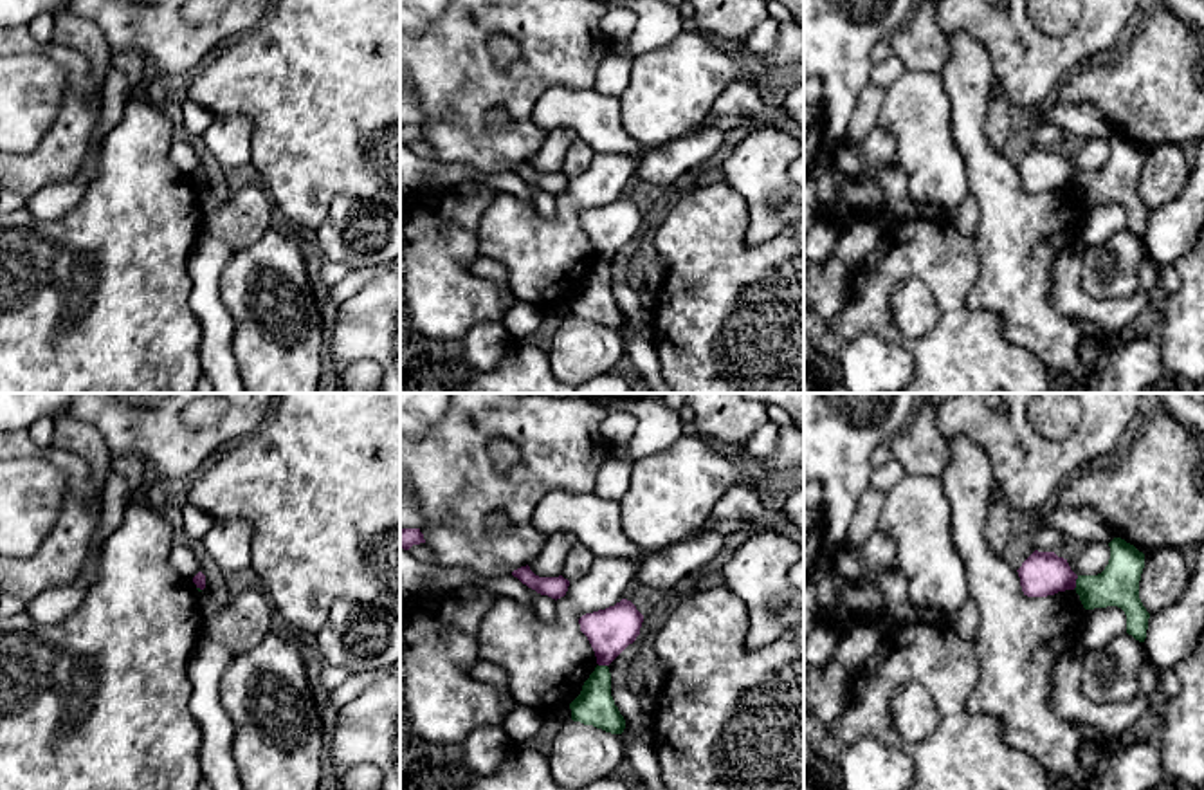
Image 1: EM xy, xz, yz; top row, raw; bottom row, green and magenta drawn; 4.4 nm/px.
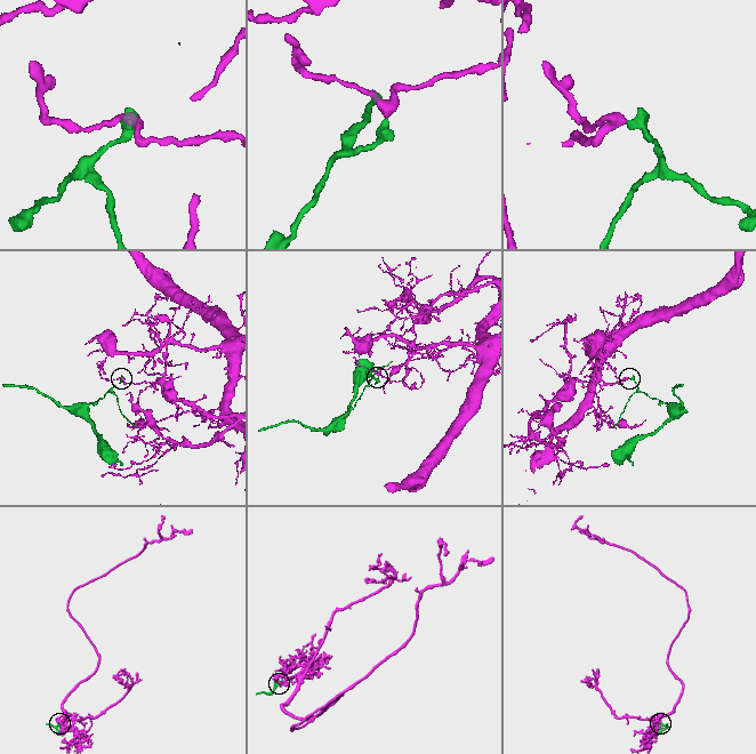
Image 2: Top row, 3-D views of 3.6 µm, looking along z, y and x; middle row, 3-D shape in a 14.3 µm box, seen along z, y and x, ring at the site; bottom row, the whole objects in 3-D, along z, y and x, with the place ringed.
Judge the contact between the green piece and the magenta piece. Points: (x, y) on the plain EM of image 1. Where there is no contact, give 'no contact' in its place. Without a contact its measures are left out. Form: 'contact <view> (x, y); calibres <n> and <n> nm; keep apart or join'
contact yz (1076, 179); calibres 190 and 200 nm; keep apart

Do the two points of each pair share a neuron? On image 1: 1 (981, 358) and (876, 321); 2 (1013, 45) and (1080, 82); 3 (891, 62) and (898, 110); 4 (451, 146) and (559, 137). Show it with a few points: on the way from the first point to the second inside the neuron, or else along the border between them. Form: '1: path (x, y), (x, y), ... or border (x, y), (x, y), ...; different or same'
1: path (956, 358), (939, 358), (902, 339); same
2: border (1066, 76), (1053, 100); different
3: border (905, 69), (885, 89); different
4: border (548, 132), (539, 150), (529, 161); different

